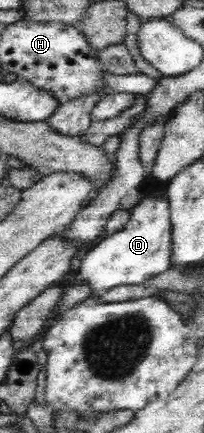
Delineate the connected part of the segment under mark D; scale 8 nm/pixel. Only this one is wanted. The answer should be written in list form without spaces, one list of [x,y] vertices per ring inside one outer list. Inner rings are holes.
[[[145,197],[130,209],[130,219],[127,224],[113,234],[100,237],[96,245],[87,252],[79,270],[79,280],[87,280],[92,290],[109,290],[119,285],[141,285],[149,278],[165,272],[172,266],[172,224],[167,199],[161,197]]]

